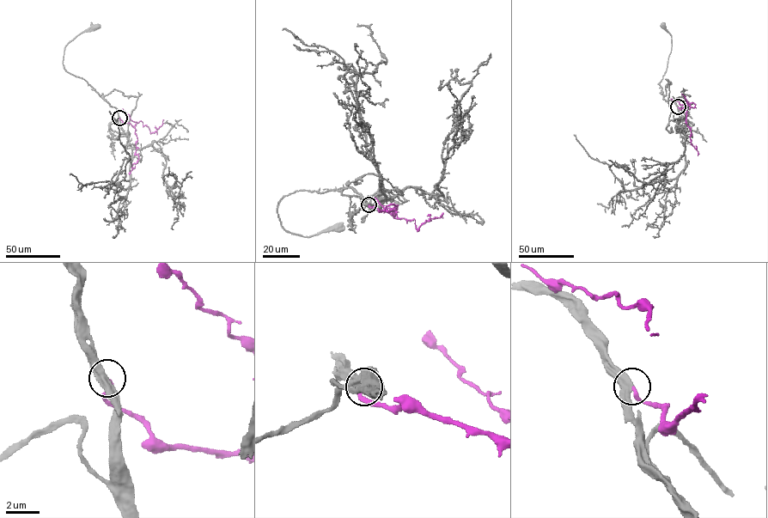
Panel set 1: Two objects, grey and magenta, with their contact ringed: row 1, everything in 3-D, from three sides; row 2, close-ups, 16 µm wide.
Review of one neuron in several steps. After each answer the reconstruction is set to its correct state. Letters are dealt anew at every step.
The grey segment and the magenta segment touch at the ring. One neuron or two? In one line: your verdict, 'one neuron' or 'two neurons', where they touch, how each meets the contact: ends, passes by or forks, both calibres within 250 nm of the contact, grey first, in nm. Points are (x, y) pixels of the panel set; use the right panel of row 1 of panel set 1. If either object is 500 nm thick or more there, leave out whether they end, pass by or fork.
two neurons | (678, 106) | grey passes by | magenta ends | 460/240 nm

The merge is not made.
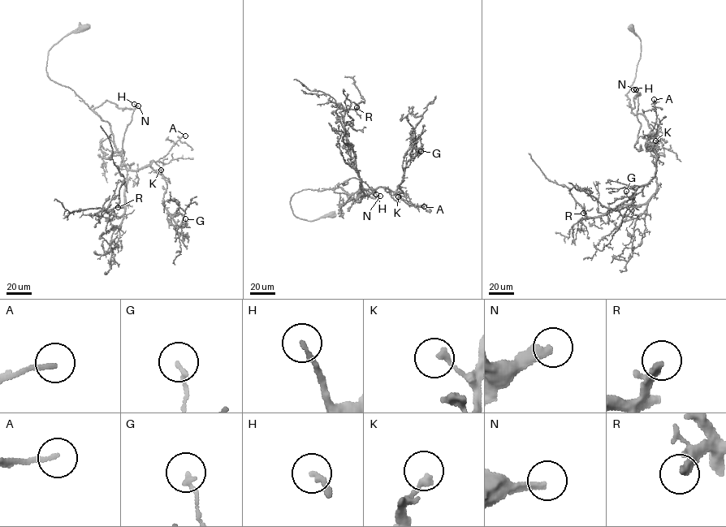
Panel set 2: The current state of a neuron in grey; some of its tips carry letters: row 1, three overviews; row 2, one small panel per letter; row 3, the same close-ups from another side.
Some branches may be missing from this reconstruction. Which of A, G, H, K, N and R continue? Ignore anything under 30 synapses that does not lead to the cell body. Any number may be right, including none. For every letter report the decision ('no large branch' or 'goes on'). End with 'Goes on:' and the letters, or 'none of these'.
A: no large branch
G: no large branch
H: goes on
K: no large branch
N: goes on
R: goes on
Goes on: H, N, R

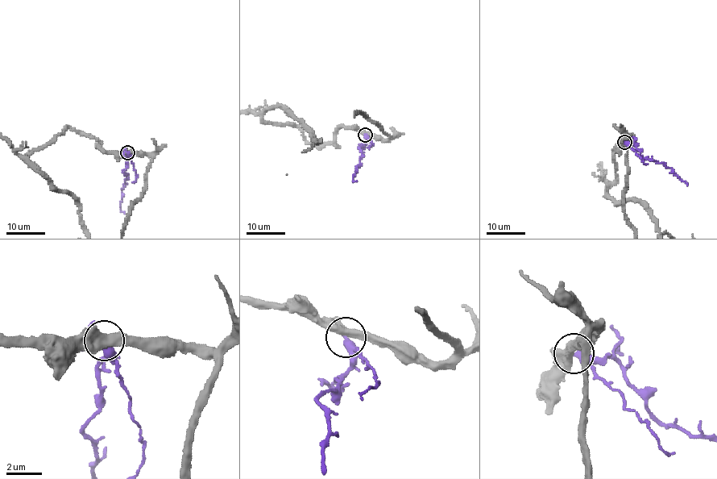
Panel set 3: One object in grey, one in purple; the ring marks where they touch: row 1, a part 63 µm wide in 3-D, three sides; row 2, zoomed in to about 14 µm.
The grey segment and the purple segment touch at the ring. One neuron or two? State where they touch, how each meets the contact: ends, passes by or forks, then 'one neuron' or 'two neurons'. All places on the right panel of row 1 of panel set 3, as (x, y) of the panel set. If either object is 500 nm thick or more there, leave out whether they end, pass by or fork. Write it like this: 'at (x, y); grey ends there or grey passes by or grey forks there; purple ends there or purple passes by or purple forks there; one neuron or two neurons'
at (624, 142); two neurons

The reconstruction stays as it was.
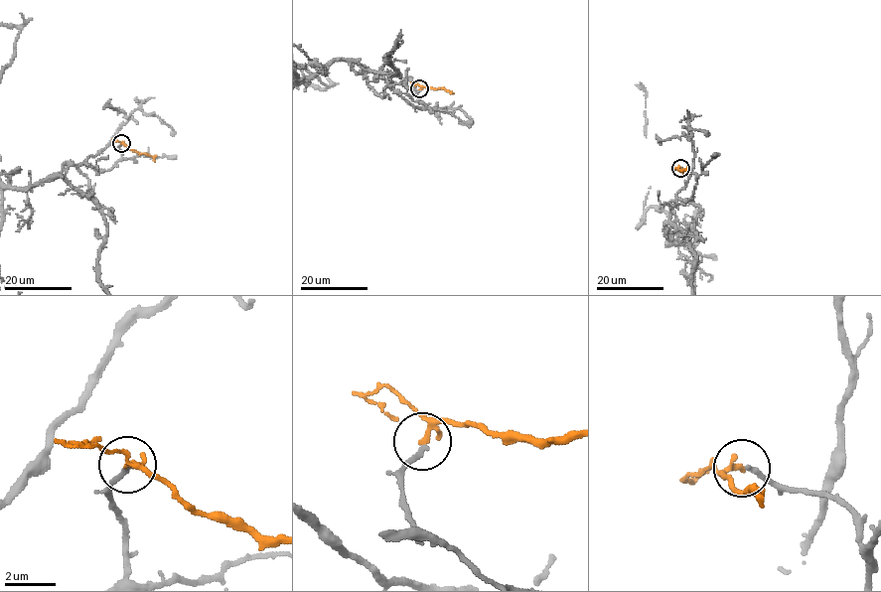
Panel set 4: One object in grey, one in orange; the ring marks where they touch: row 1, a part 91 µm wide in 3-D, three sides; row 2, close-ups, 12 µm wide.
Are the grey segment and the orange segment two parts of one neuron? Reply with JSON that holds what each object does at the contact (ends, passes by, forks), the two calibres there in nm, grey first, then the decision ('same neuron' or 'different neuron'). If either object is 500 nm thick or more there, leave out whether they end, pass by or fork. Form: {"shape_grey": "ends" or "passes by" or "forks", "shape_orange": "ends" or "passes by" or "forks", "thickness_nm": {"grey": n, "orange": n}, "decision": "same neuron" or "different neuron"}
{"shape_grey": "ends", "shape_orange": "forks", "thickness_nm": {"grey": 190, "orange": 120}, "decision": "same neuron"}

